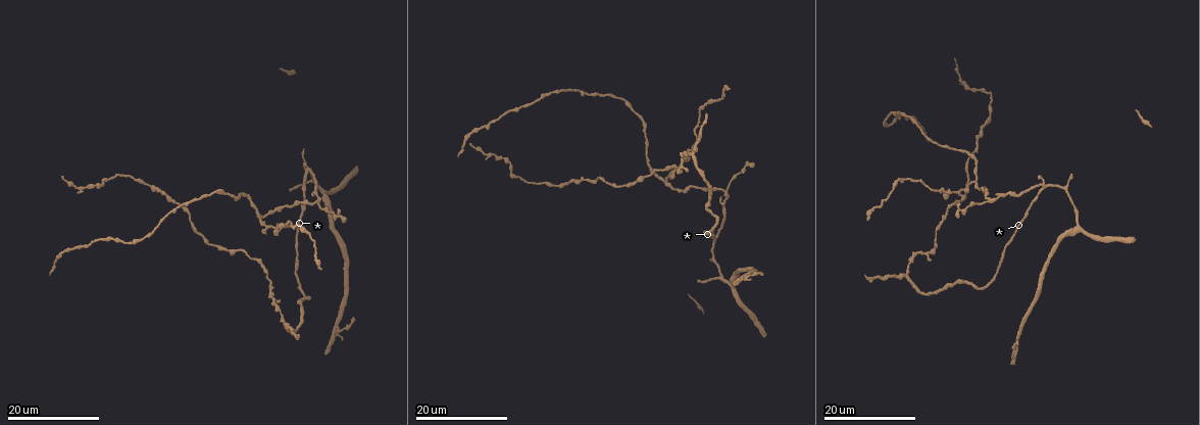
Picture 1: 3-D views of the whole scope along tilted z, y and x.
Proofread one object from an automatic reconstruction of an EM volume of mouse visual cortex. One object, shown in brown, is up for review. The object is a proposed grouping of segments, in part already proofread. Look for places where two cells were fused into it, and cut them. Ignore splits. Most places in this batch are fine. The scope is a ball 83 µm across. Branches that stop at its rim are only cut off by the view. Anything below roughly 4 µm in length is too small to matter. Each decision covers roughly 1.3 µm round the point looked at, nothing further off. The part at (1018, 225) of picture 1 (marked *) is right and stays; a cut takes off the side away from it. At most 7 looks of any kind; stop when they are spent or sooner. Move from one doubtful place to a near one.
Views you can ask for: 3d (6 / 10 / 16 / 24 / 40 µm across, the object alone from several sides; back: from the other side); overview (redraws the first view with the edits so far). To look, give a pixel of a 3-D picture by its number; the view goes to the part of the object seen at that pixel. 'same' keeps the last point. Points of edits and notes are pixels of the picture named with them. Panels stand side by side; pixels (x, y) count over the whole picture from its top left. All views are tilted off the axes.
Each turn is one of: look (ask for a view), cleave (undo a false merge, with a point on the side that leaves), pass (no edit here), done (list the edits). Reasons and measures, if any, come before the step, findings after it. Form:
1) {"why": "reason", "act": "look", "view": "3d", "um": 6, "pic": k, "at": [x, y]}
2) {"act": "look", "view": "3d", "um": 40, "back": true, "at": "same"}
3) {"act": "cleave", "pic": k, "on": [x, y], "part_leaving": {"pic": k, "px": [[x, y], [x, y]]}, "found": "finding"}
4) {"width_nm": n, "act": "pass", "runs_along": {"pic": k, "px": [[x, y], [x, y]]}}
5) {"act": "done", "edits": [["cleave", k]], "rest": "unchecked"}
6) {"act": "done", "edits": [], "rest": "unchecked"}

{"why": "small branch off a trunk", "act": "look", "view": "3d", "um": 24, "pic": 1, "at": [257, 212]}

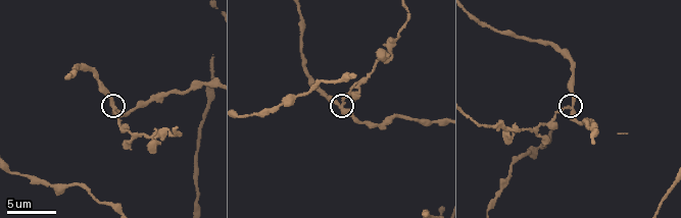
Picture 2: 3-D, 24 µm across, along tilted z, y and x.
{"act": "look", "view": "3d", "um": 10, "pic": 2, "at": [111, 106]}

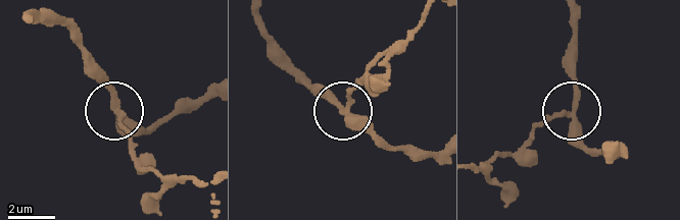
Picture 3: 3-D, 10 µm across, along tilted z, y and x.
{"act": "look", "view": "3d", "um": 10, "back": true, "pic": 3, "at": [344, 112]}

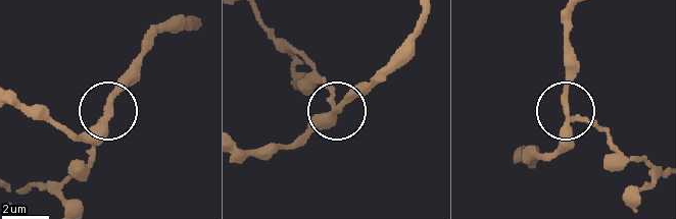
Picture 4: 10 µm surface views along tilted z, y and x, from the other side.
{"arms": 3, "act": "pass", "runs_along": {"pic": 4, "px": [[240, 147], [292, 145], [334, 113], [332, 87], [318, 78]]}, "found": "continuous, no second cell"}

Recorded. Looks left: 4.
{"why": "thin neck", "act": "look", "view": "3d", "um": 16, "pic": 1, "at": [76, 187]}

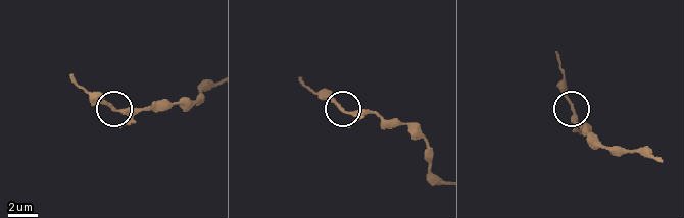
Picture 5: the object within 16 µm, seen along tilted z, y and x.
{"act": "look", "view": "3d", "um": 6, "pic": 5, "at": [347, 113]}

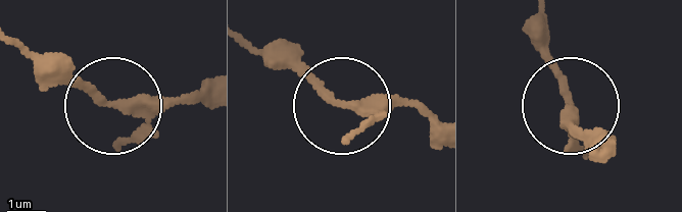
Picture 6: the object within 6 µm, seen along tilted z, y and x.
{"act": "pass", "runs_along": {"pic": 6, "px": [[438, 128], [399, 102], [331, 98], [276, 49]]}, "found": "one cell here"}

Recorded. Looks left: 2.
{"why": "four or more arms meet", "act": "look", "view": "3d", "um": 24, "pic": 1, "at": [713, 241]}

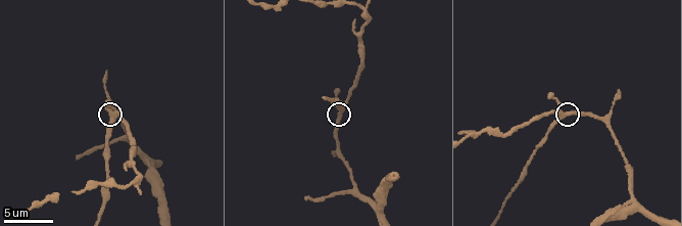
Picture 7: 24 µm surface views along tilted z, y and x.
{"act": "look", "view": "3d", "um": 6, "pic": 7, "at": [564, 113]}

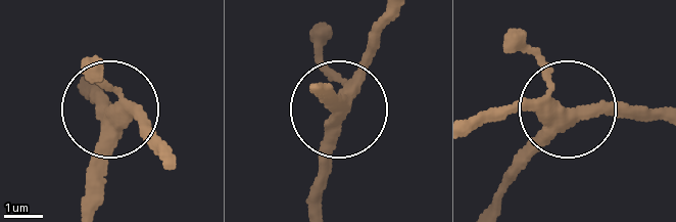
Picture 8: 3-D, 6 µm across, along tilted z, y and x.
{"side_arm_um": 57, "act": "pass", "runs_along": {"pic": 8, "px": [[494, 200], [514, 154], [556, 119], [614, 108], [663, 114]]}, "found": "one cell here"}

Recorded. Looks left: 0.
{"act": "done", "edits": [], "rest": "unchecked"}

